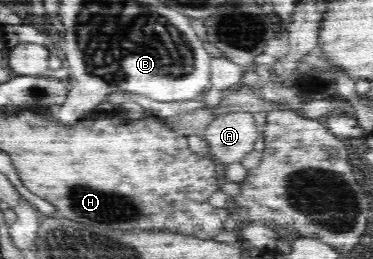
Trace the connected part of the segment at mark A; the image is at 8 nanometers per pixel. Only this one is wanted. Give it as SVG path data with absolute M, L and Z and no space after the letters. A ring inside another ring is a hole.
M229 111L228 115L219 115L203 132L203 138L208 143L210 157L219 160L223 165L241 164L244 156L253 150L257 141L257 126L250 112Z

